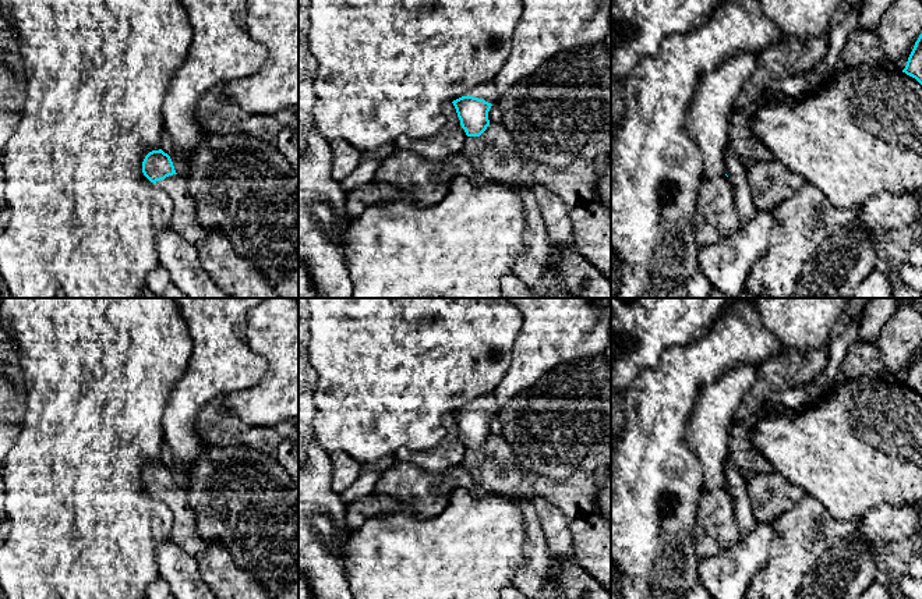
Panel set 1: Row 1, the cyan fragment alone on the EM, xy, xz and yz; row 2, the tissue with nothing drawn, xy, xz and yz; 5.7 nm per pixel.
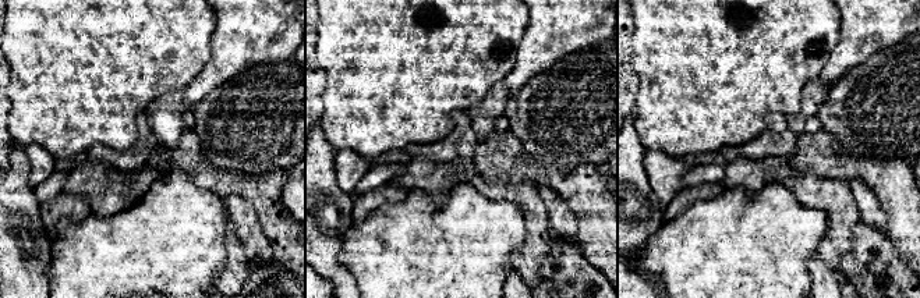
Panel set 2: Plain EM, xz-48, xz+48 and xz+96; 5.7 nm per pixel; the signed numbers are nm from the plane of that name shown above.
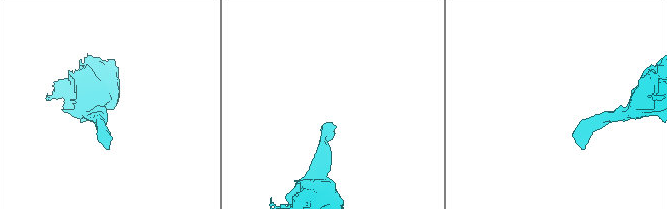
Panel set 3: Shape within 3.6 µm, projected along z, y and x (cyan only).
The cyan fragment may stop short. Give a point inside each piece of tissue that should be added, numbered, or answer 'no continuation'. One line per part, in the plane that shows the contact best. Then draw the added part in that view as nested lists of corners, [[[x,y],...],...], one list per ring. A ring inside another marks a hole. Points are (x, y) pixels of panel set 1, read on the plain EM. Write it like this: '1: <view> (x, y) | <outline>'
1: xz (486, 403) | [[[487,393],[484,396],[480,396],[480,397],[471,400],[470,403],[467,403],[466,408],[484,411],[485,414],[488,414],[491,417],[497,417],[497,412],[499,410],[499,407],[497,405],[497,403],[494,400],[492,393]]]

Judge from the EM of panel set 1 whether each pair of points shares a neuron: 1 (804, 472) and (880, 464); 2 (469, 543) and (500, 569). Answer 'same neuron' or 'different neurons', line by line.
1: same neuron
2: same neuron

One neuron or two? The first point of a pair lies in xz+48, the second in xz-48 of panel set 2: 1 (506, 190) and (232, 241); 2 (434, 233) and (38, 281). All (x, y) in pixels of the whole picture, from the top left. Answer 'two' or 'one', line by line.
1: one
2: two

